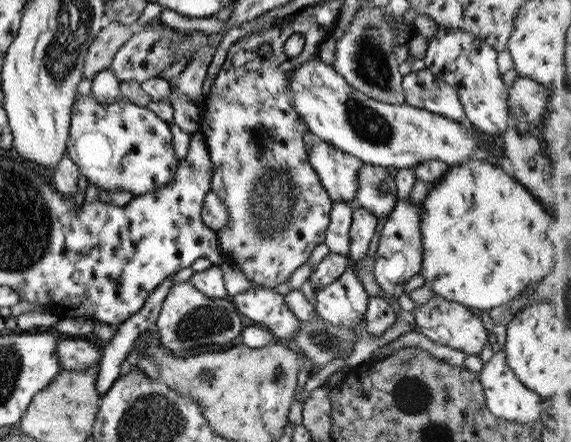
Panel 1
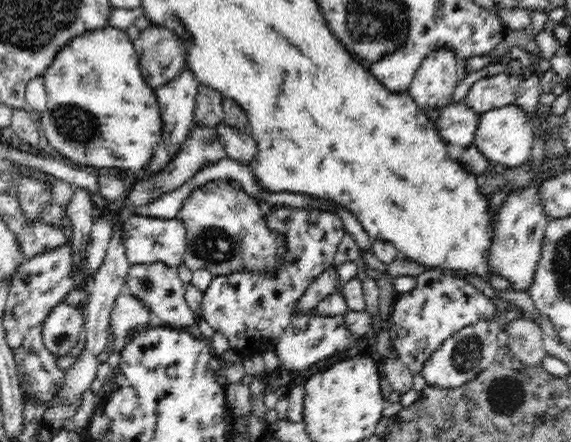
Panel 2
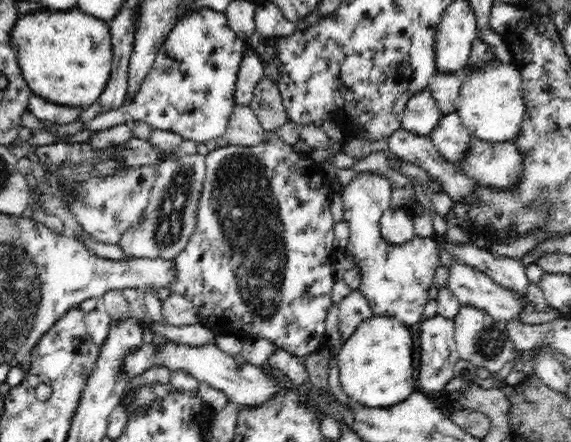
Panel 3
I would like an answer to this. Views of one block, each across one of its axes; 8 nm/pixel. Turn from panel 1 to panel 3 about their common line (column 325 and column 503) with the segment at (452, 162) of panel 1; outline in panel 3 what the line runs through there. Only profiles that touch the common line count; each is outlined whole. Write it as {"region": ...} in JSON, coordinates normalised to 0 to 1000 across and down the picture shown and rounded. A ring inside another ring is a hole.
{"region":[[[872,143],[834,158],[809,158],[809,199],[799,231],[800,262],[828,310],[848,321],[898,321],[907,312],[921,240],[914,199],[914,170],[897,143]]]}

